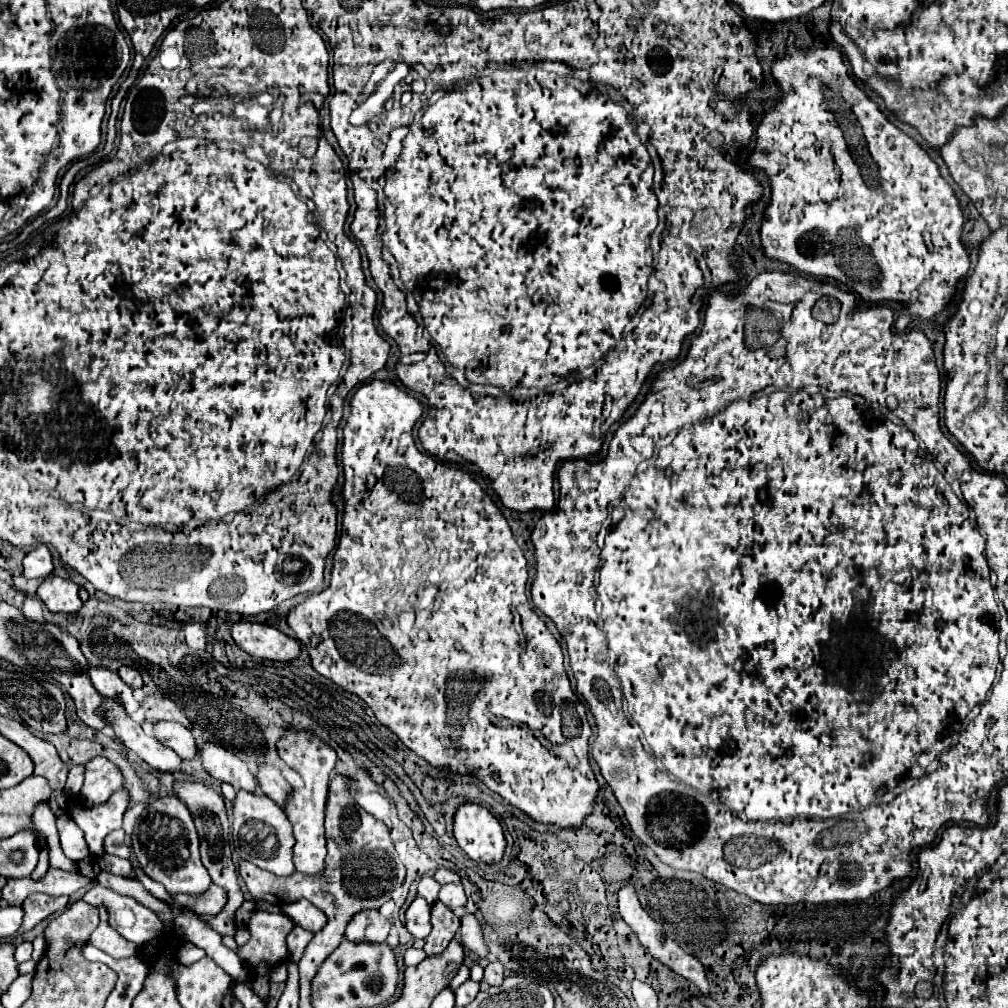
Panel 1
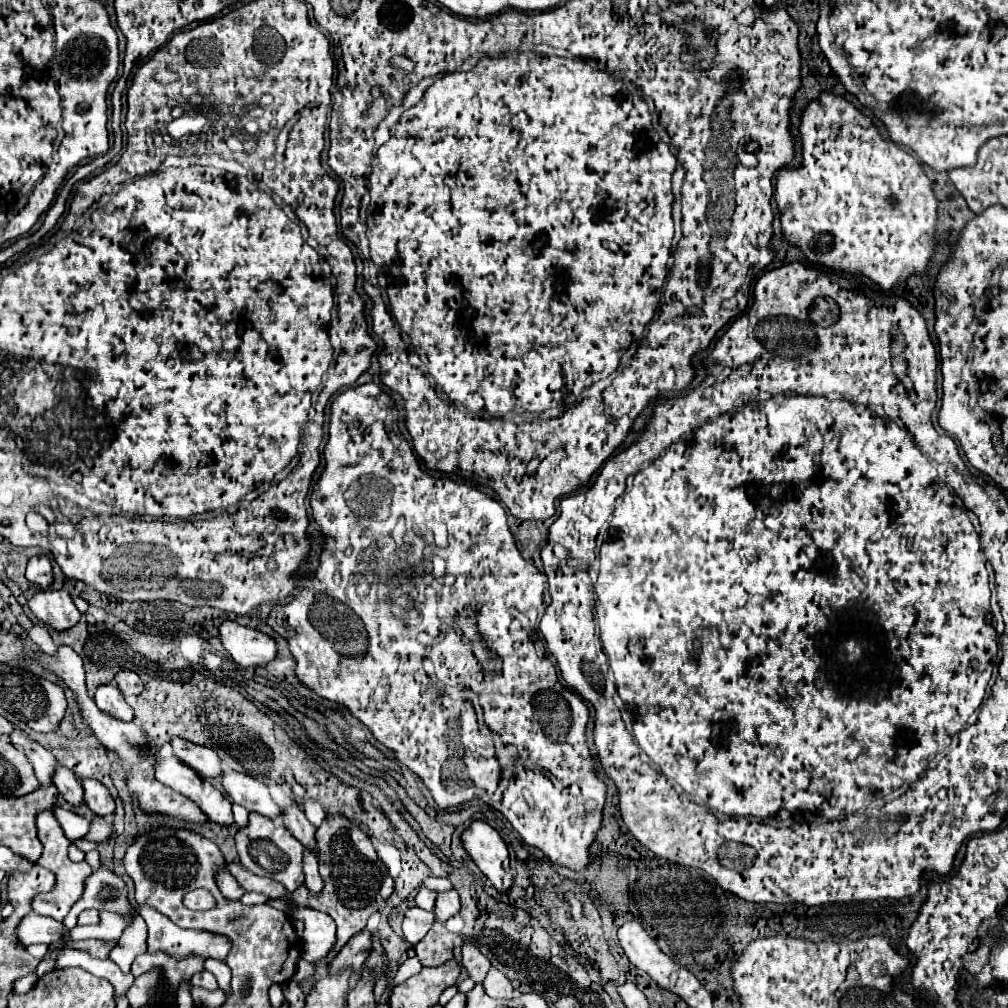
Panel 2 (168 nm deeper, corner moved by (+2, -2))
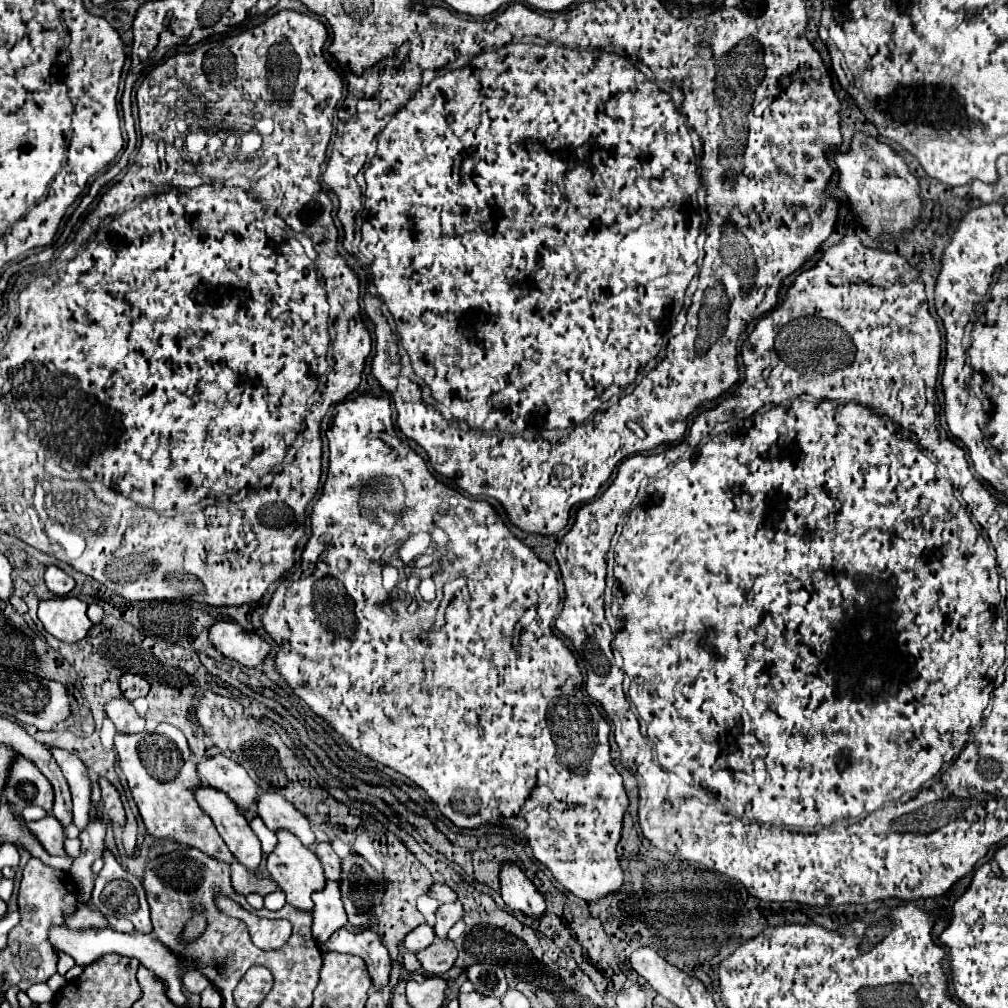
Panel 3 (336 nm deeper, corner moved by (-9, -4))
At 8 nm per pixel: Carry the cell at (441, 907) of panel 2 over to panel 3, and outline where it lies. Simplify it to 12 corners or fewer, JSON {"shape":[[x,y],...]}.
{"shape":[[459,900],[441,904],[435,934],[447,938],[449,928],[465,916]]}

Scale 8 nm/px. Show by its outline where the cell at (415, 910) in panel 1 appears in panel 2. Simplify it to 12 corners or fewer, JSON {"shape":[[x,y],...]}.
{"shape":[[408,908],[402,922],[404,940],[414,946],[426,936],[434,912]]}

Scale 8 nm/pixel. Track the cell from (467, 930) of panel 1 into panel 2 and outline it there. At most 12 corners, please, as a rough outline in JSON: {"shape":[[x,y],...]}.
{"shape":[[464,944],[460,964],[476,984],[490,970],[490,960]]}

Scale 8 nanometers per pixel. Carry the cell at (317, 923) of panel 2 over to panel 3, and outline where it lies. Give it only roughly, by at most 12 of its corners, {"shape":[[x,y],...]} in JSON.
{"shape":[[339,928],[323,952],[361,956],[373,990],[389,984],[393,960],[375,930]]}

